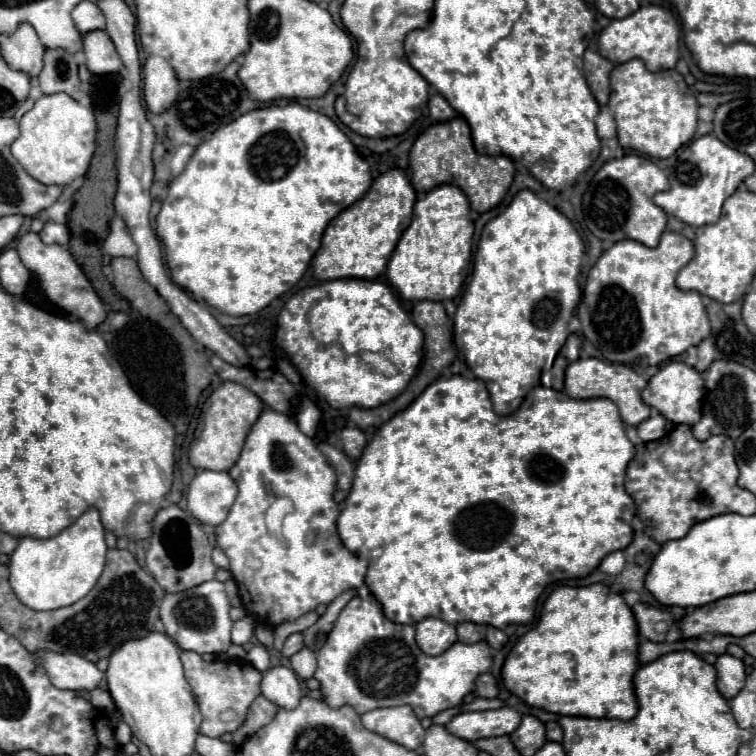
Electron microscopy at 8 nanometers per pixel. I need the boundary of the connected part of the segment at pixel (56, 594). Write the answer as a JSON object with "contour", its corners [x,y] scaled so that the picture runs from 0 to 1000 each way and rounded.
{"contour":[[[126,671],[115,673],[97,694],[65,713],[28,710],[12,739],[12,771],[25,795],[46,808],[89,803],[110,792],[136,758],[142,739],[139,697]]]}

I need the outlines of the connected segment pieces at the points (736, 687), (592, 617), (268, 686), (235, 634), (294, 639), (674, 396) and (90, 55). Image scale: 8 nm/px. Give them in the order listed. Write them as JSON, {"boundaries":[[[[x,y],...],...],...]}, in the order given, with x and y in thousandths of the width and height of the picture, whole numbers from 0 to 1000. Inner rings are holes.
{"boundaries":[[[[951,866],[948,877],[948,911],[959,925],[970,925],[985,903],[985,877],[970,866]]],[[[795,771],[779,776],[742,774],[718,798],[708,832],[694,837],[673,861],[663,885],[663,898],[668,911],[694,927],[694,933],[700,935],[734,946],[829,954],[843,943],[843,925],[837,914],[837,893],[843,882],[840,816],[835,813],[835,803],[827,800],[821,787]]],[[[369,880],[358,882],[348,890],[345,901],[345,919],[364,930],[372,938],[390,938],[396,933],[396,925],[401,919],[396,896],[390,893],[388,885]]],[[[324,811],[324,813],[308,827],[306,848],[308,848],[311,853],[324,853],[324,851],[335,843],[335,832],[337,832],[337,827],[340,827],[340,821],[337,821],[329,811]]],[[[388,837],[388,840],[382,840],[382,843],[377,845],[372,866],[374,866],[374,869],[385,869],[385,866],[390,866],[398,856],[401,856],[401,840],[398,840],[398,837]]],[[[888,478],[882,483],[877,483],[856,507],[856,512],[848,520],[851,530],[869,541],[882,557],[893,560],[893,562],[919,562],[927,554],[927,525],[930,525],[930,501],[925,496],[925,491],[919,491],[917,485],[901,480],[901,478]]],[[[134,38],[110,46],[110,67],[115,75],[115,91],[126,99],[155,97],[163,91],[163,83],[147,49]]]]}

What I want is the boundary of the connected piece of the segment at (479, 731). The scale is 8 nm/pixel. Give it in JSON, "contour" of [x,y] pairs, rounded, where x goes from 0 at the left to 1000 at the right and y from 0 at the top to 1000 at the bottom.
{"contour":[[[679,935],[628,940],[628,943],[607,943],[602,946],[589,964],[615,980],[631,980],[639,975],[660,975],[676,972],[689,956],[689,943]]]}

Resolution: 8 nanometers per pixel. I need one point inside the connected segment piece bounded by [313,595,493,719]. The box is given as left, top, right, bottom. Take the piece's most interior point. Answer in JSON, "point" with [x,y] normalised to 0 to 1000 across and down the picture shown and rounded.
{"point":[485,876]}

